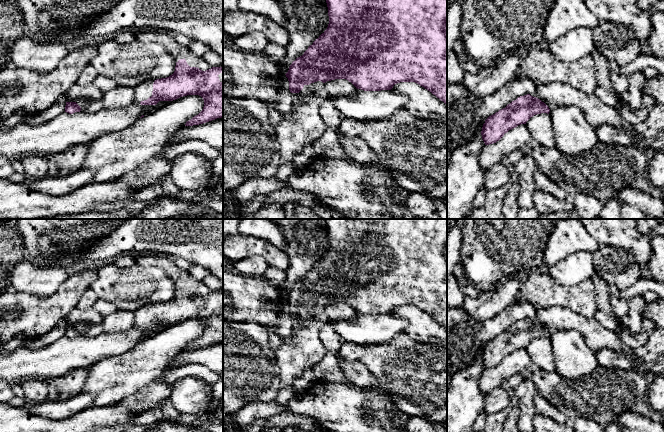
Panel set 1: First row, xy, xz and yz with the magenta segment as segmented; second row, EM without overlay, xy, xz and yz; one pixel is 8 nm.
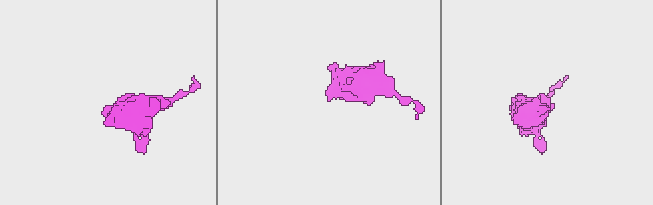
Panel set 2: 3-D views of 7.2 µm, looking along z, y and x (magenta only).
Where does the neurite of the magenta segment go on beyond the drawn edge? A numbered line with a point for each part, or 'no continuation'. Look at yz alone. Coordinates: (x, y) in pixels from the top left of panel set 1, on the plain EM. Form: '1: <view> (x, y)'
1: yz (556, 318)

